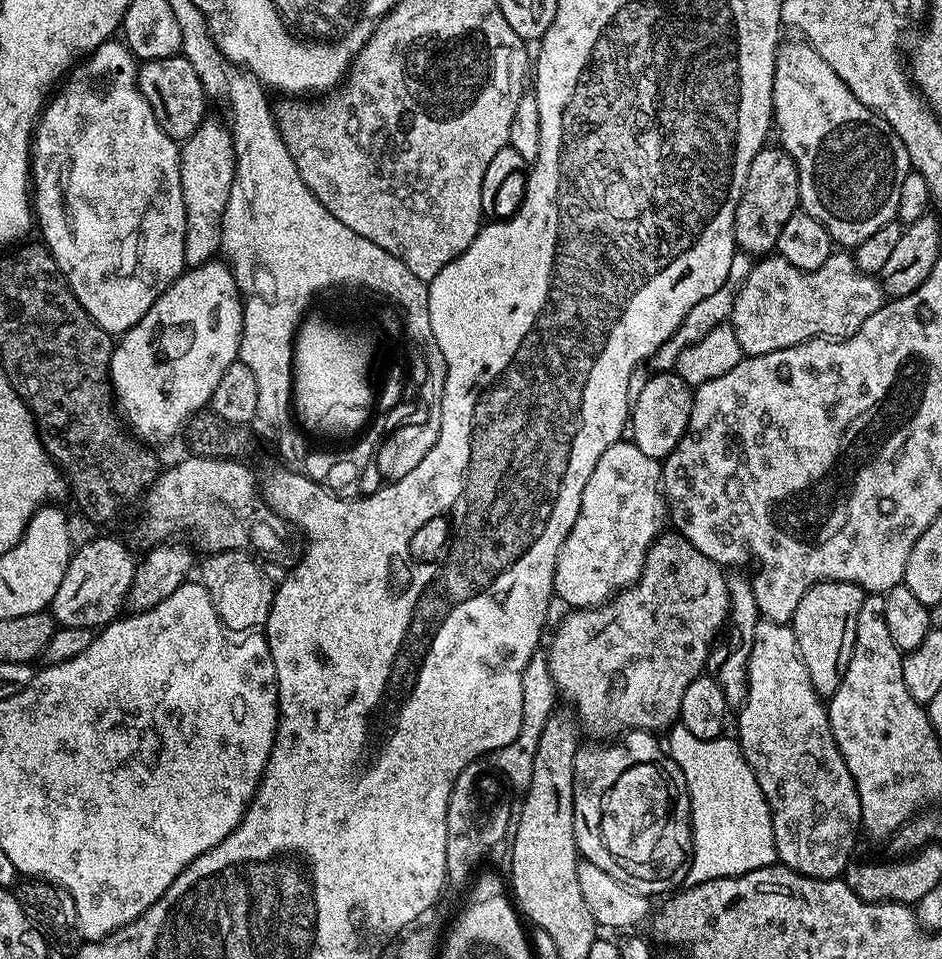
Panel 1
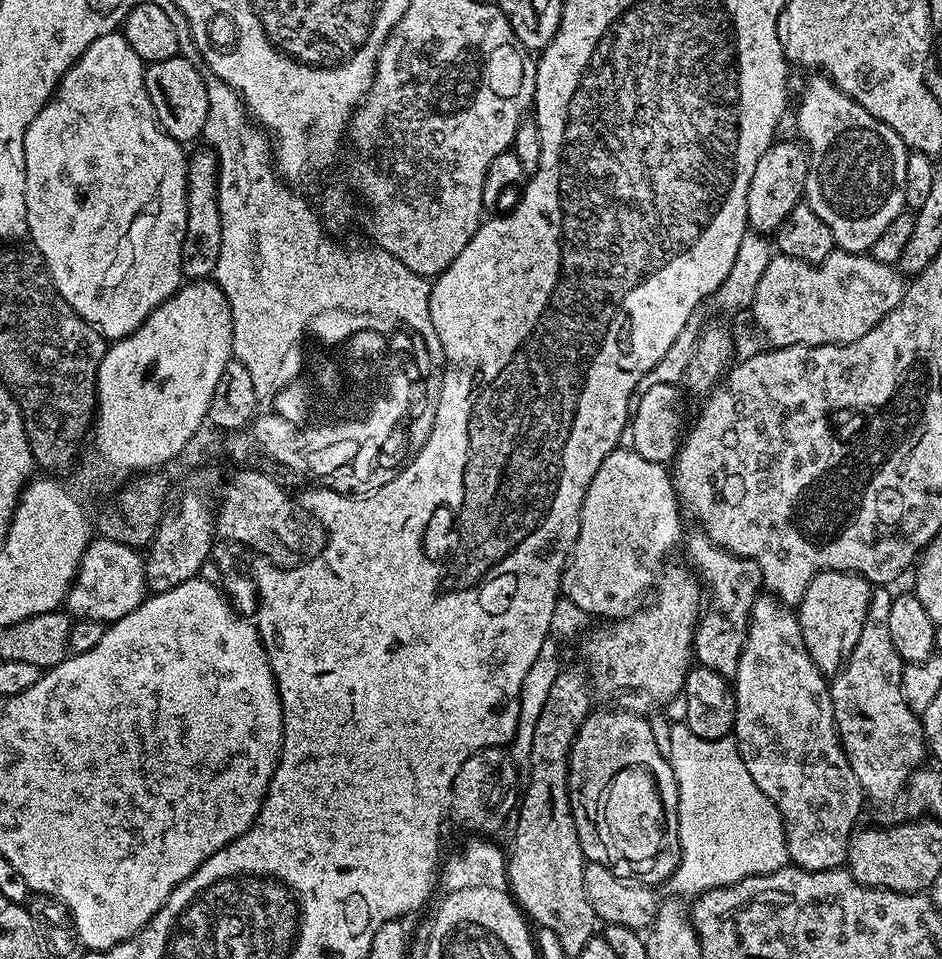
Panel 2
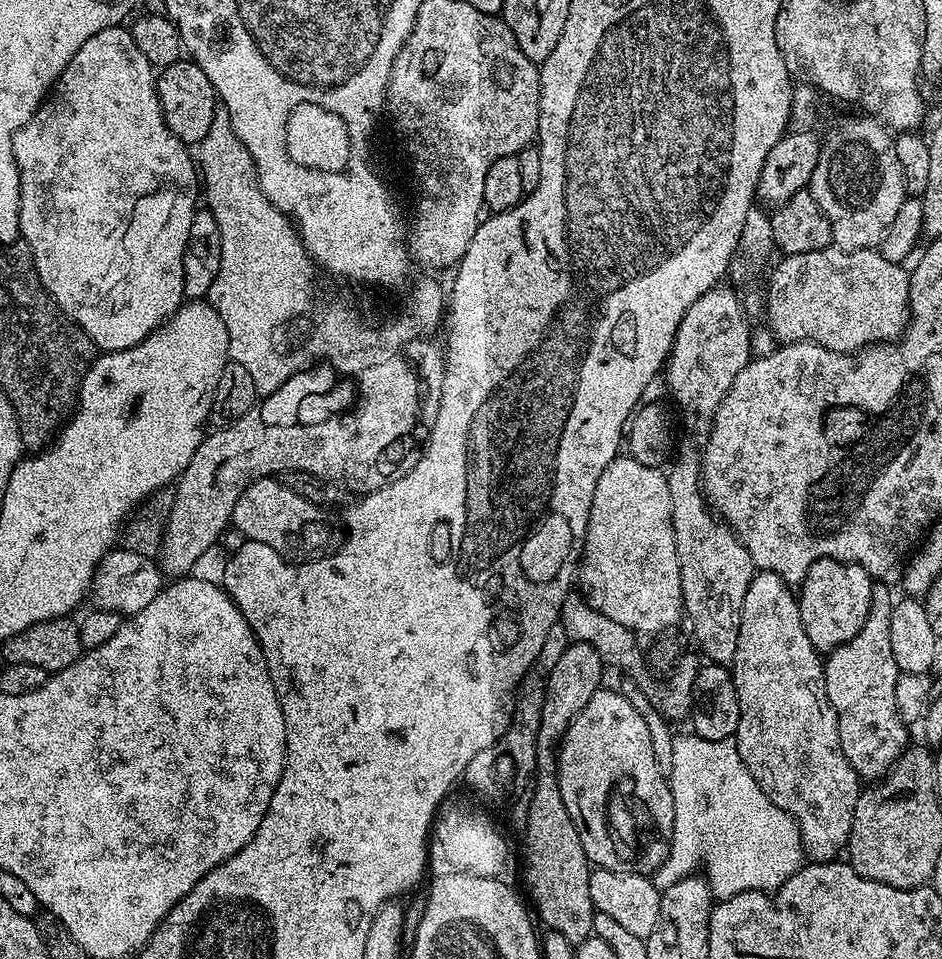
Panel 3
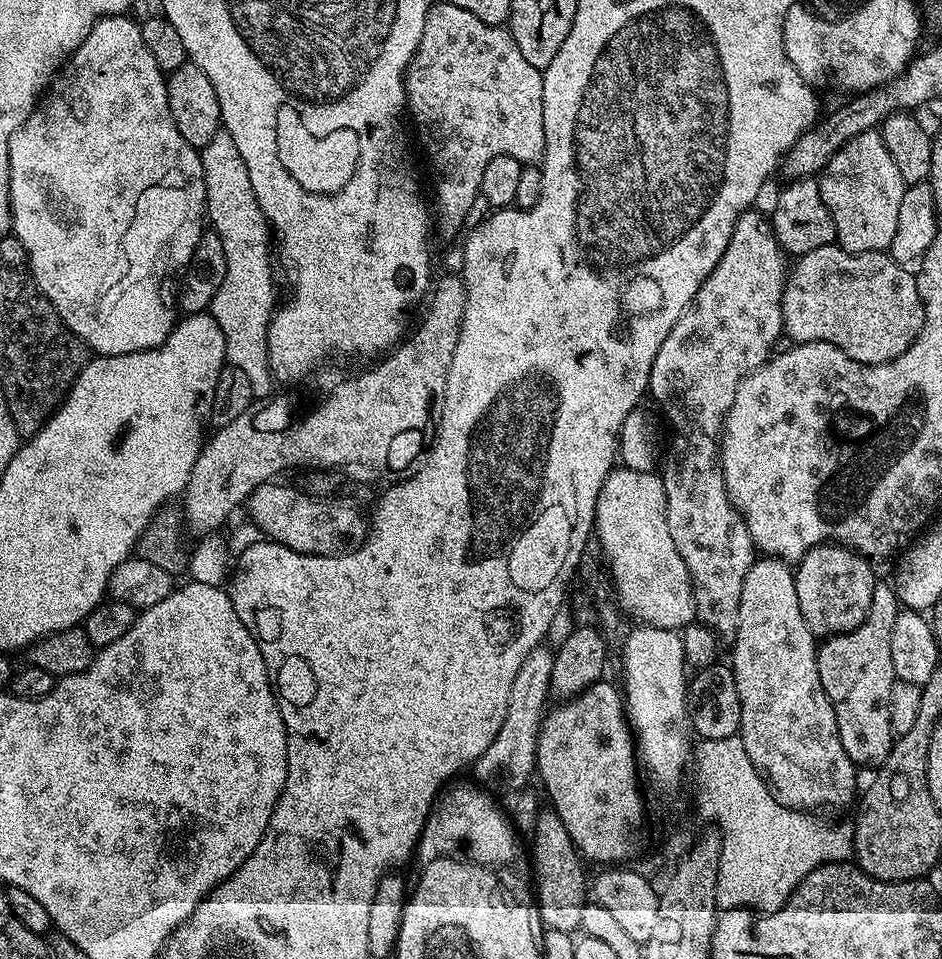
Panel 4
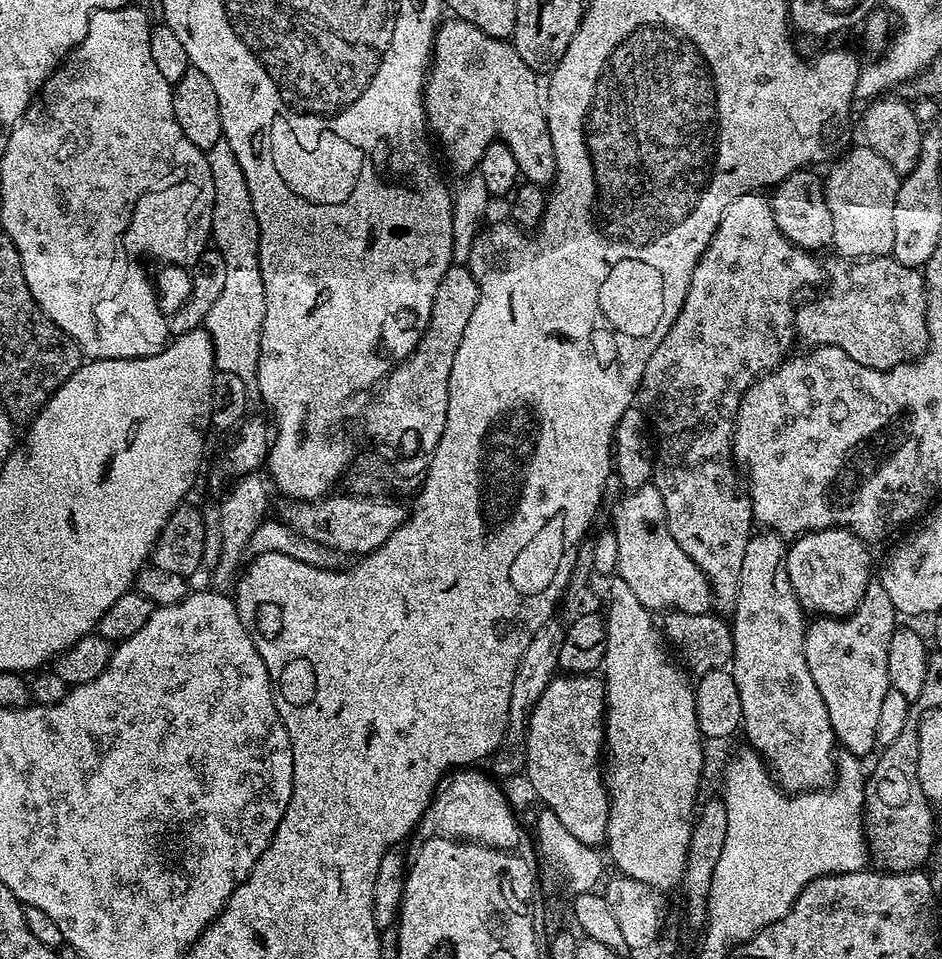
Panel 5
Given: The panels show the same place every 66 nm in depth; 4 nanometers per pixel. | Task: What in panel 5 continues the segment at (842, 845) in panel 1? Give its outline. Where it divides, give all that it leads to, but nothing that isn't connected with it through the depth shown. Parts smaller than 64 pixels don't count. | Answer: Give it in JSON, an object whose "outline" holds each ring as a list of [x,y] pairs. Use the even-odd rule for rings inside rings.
{"outline":[[[760,530],[748,539],[746,555],[742,557],[736,607],[730,612],[734,638],[730,671],[734,686],[738,686],[738,698],[742,698],[742,736],[748,739],[747,747],[758,753],[783,791],[789,794],[819,792],[831,788],[836,779],[838,741],[830,726],[826,702],[822,694],[818,694],[814,678],[810,678],[810,666],[806,666],[806,613],[794,594],[794,586],[790,586],[790,574],[786,574],[787,557],[785,537],[777,536],[775,532]]]}

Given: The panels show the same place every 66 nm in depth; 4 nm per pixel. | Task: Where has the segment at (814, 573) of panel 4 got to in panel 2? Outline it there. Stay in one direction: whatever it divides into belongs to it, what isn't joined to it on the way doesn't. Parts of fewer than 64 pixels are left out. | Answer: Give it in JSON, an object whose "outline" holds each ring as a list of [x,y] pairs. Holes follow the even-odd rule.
{"outline":[[[819,572],[806,586],[806,594],[798,605],[800,629],[814,666],[831,678],[844,667],[858,634],[862,634],[864,616],[872,601],[874,588],[863,576],[854,572]]]}

